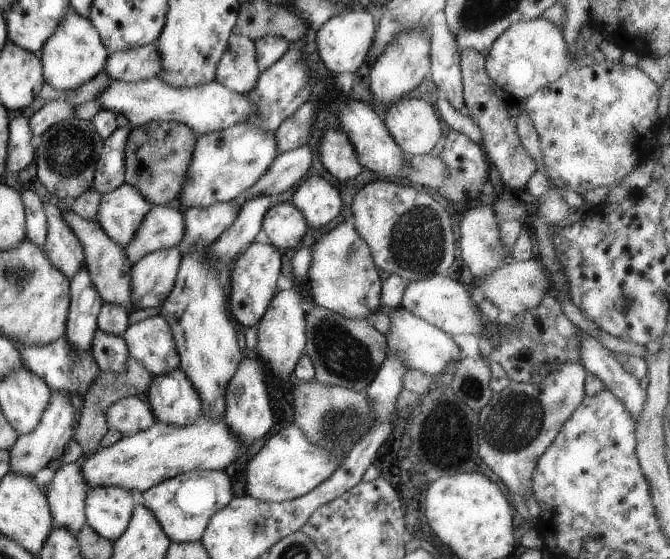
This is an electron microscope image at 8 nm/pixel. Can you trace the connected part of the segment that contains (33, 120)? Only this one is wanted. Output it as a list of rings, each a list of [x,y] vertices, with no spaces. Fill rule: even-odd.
[[[49,100],[45,102],[37,112],[29,117],[29,128],[31,128],[31,142],[36,146],[41,140],[41,134],[46,132],[47,128],[69,118],[75,117],[75,106],[65,102],[65,100]]]

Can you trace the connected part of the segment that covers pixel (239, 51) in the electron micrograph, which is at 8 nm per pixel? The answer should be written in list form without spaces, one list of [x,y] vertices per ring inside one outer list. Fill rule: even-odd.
[[[231,34],[227,45],[217,64],[214,82],[238,94],[246,94],[260,74],[255,59],[255,42],[245,36]]]

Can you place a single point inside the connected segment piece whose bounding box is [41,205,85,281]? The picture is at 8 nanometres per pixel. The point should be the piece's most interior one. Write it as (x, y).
(61, 247)

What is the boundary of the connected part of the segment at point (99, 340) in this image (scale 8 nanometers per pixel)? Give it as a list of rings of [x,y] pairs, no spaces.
[[[97,329],[93,334],[90,350],[99,371],[119,374],[125,370],[128,351],[121,336],[105,334]]]

